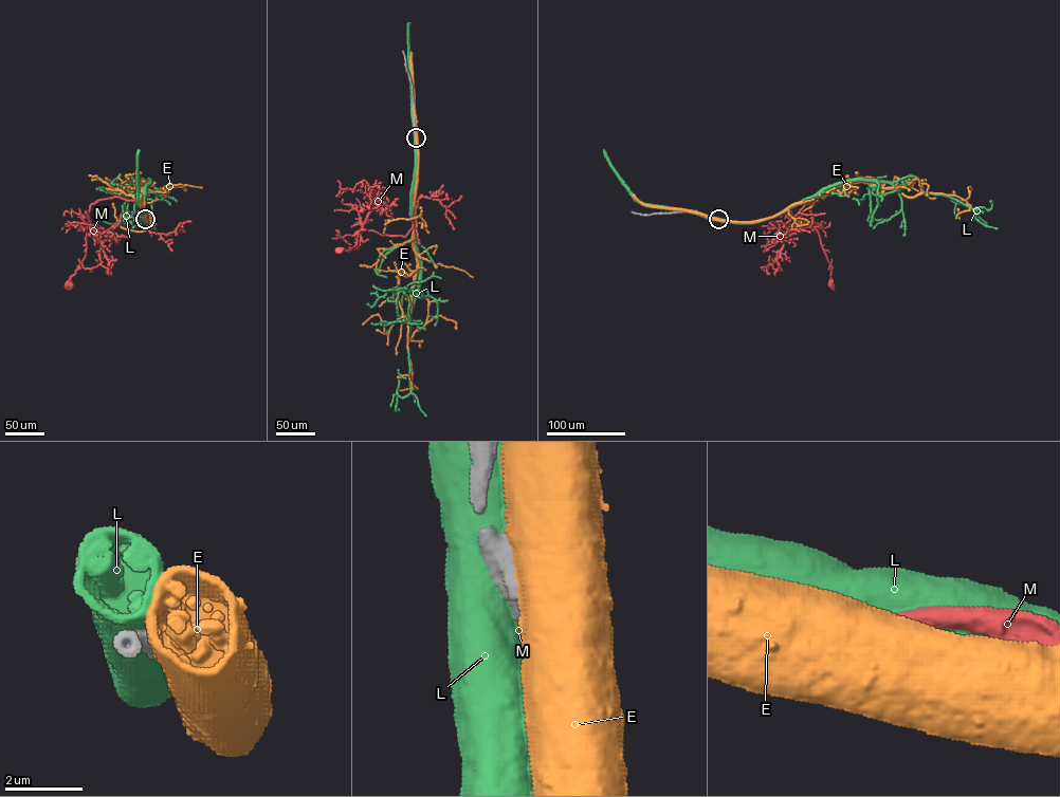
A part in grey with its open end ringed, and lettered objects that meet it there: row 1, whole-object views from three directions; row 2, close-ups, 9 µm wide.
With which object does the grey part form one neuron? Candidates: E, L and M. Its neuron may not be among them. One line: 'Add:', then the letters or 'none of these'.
Add: M

